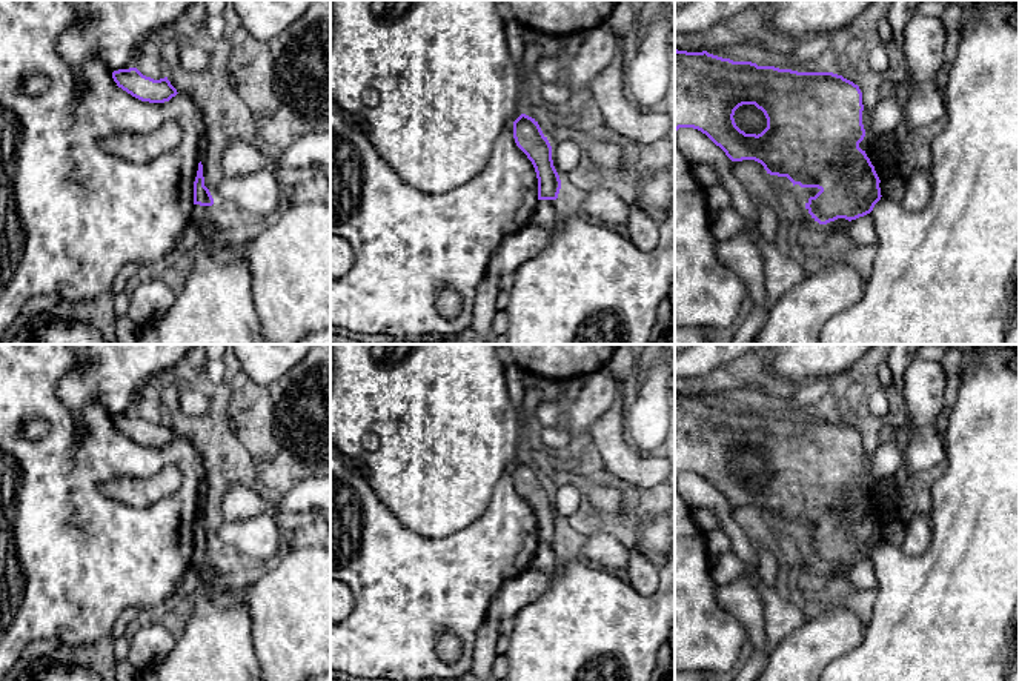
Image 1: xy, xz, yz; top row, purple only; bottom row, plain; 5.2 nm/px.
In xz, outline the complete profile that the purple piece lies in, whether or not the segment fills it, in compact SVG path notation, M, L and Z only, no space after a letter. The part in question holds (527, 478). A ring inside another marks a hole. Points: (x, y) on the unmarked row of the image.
M521 458L513 466L513 483L516 490L527 500L535 512L538 544L556 544L561 533L561 524L553 510L552 490L538 466Z

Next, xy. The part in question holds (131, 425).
M137 412L114 415L112 423L118 432L141 446L164 447L178 438L168 421L154 424Z

